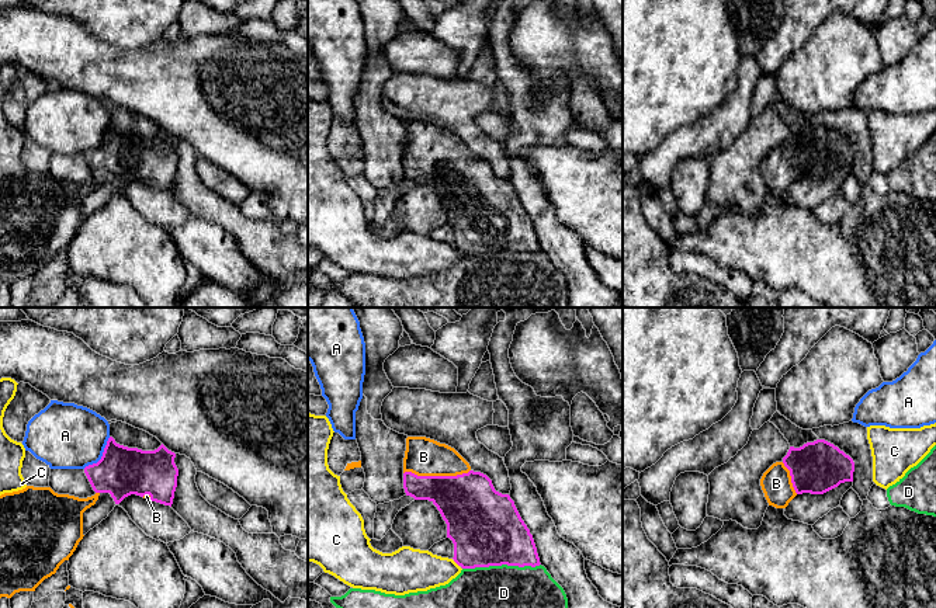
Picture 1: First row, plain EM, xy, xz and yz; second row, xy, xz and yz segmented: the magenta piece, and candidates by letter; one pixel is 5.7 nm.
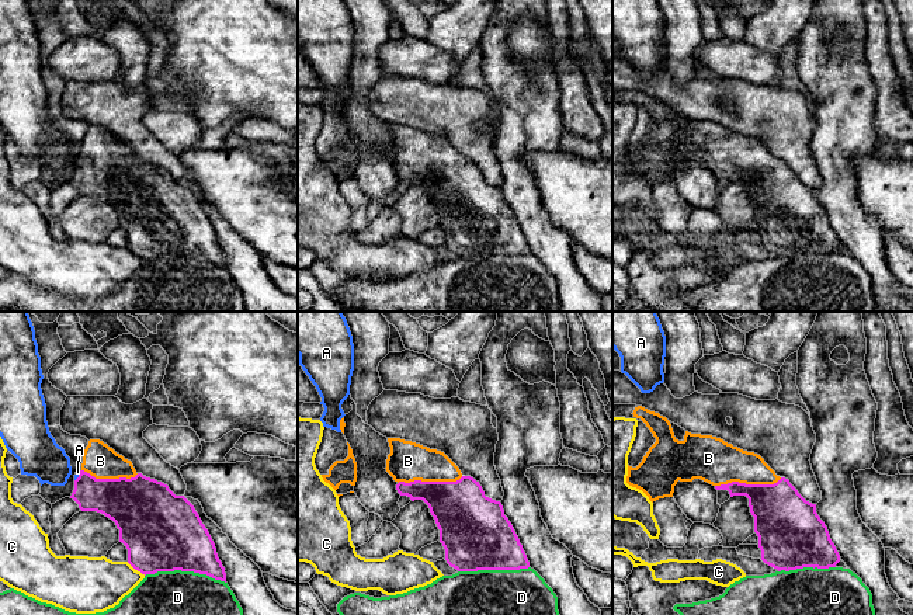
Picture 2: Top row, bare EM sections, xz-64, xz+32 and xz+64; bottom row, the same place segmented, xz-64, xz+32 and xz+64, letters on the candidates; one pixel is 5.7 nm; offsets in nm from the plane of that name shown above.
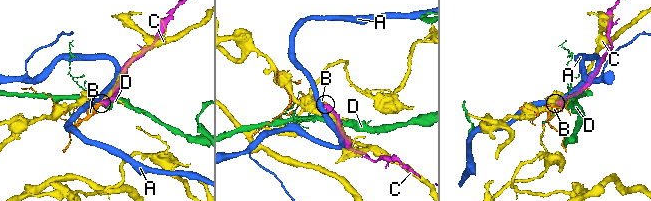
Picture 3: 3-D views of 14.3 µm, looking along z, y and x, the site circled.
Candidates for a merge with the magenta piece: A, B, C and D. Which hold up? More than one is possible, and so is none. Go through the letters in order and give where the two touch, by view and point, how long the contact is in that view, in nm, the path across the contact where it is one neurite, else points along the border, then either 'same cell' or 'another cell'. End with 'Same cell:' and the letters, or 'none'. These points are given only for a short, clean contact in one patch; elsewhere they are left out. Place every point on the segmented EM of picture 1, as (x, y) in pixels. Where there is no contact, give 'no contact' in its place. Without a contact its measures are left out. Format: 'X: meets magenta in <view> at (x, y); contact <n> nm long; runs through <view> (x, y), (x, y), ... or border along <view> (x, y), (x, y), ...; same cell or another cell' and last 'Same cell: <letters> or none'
A: meets magenta in xy at (101, 457); contact 240 nm long; another cell
B: meets magenta in xz at (436, 476); contact 380 nm long; runs through xz (468, 503), (436, 476), (423, 457); same cell
C: meets magenta in xz at (456, 562); contact 50 nm long; another cell
D: meets magenta in xz at (501, 565); contact 440 nm long; another cell
Same cell: B

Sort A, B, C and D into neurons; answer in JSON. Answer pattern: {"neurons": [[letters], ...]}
{"neurons": [["A"], ["B"], ["C"], ["D"]]}

